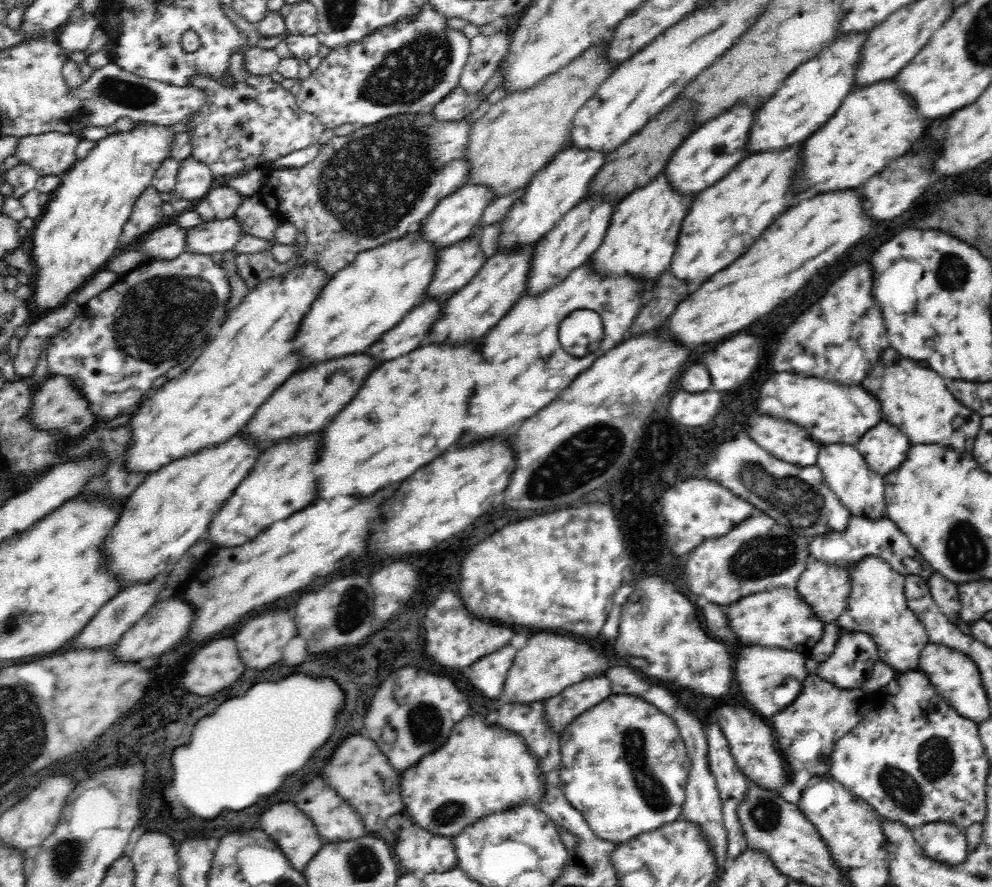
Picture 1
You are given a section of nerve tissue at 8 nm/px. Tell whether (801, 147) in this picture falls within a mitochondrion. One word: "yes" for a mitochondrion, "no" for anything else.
no

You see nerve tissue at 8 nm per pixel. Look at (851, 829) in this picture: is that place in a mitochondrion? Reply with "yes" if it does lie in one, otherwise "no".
no

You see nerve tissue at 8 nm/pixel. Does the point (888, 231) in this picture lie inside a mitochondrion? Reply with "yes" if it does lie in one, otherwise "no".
no

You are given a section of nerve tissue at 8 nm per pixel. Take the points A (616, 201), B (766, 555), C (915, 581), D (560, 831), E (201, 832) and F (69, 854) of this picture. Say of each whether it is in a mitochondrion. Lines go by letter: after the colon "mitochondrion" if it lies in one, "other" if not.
A: other
B: mitochondrion
C: other
D: other
E: other
F: mitochondrion

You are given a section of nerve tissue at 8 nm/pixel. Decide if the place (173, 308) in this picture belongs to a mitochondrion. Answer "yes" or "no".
yes

